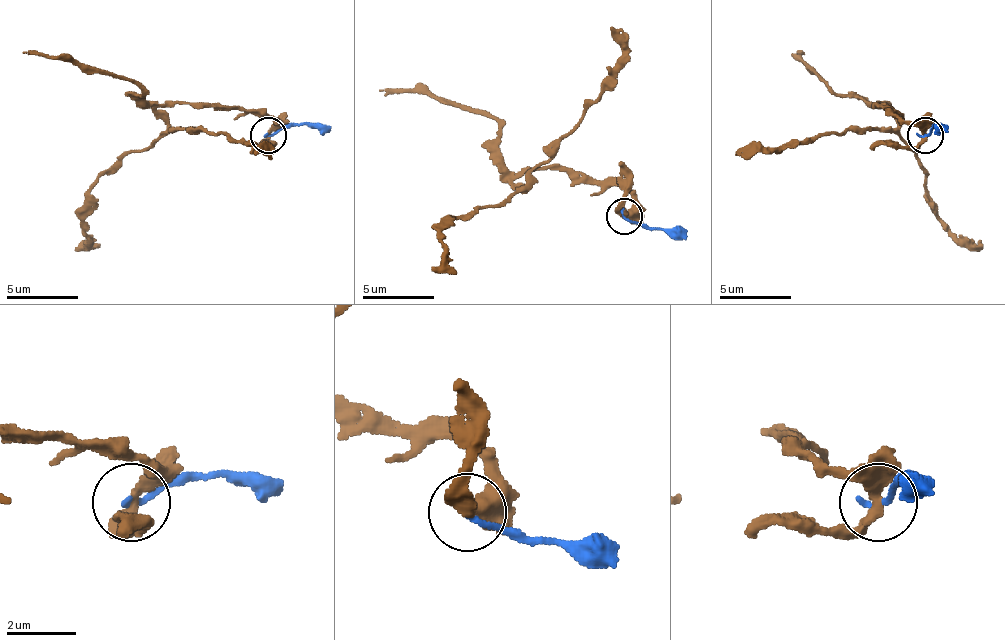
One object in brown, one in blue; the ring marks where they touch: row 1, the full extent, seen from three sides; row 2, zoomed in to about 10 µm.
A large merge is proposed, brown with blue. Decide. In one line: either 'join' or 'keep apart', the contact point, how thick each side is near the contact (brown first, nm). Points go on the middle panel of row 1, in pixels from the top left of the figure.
keep apart | (624, 216) | 360/190 nm

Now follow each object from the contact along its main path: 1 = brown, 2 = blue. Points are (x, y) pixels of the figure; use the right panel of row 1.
1: (926, 134), (908, 123), (893, 109), (879, 105), (879, 102), (890, 105), (893, 127), (735, 152)
2: (926, 134), (937, 123), (944, 131)

